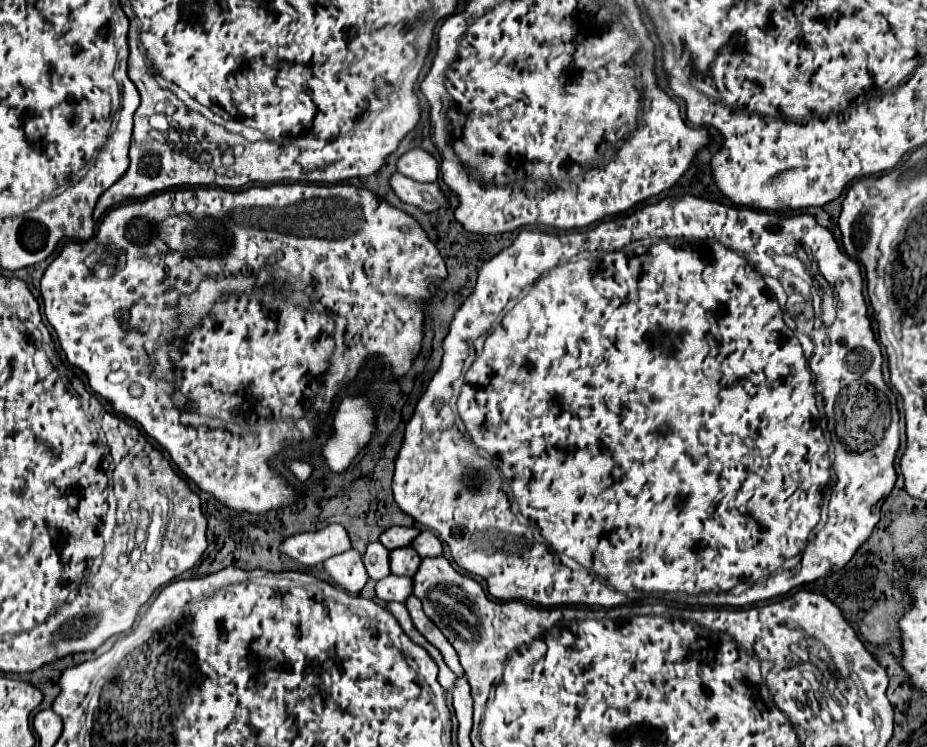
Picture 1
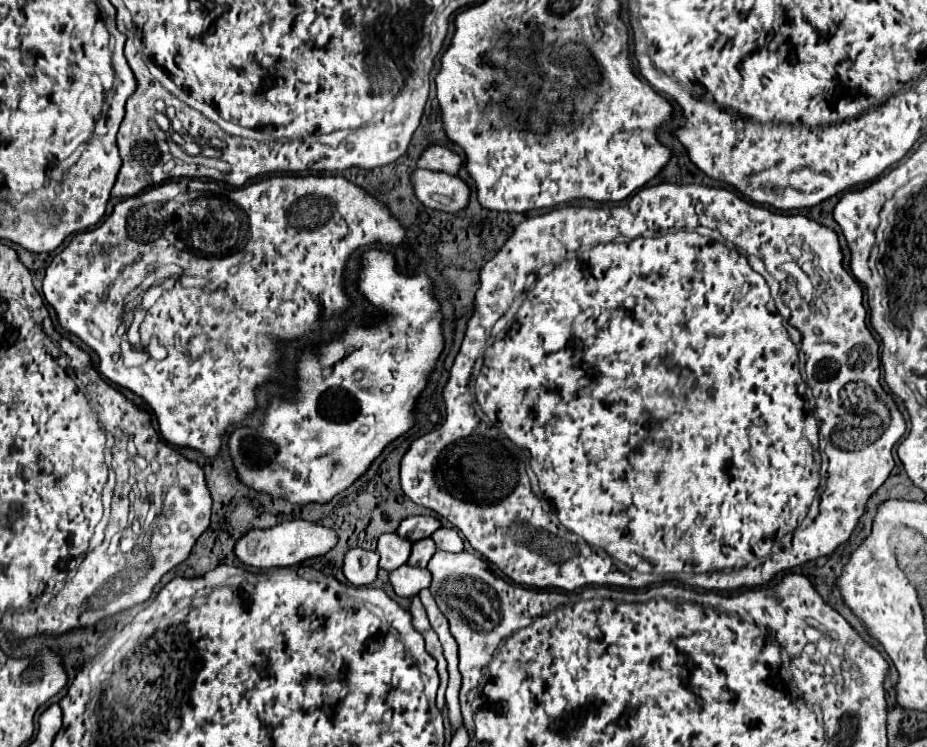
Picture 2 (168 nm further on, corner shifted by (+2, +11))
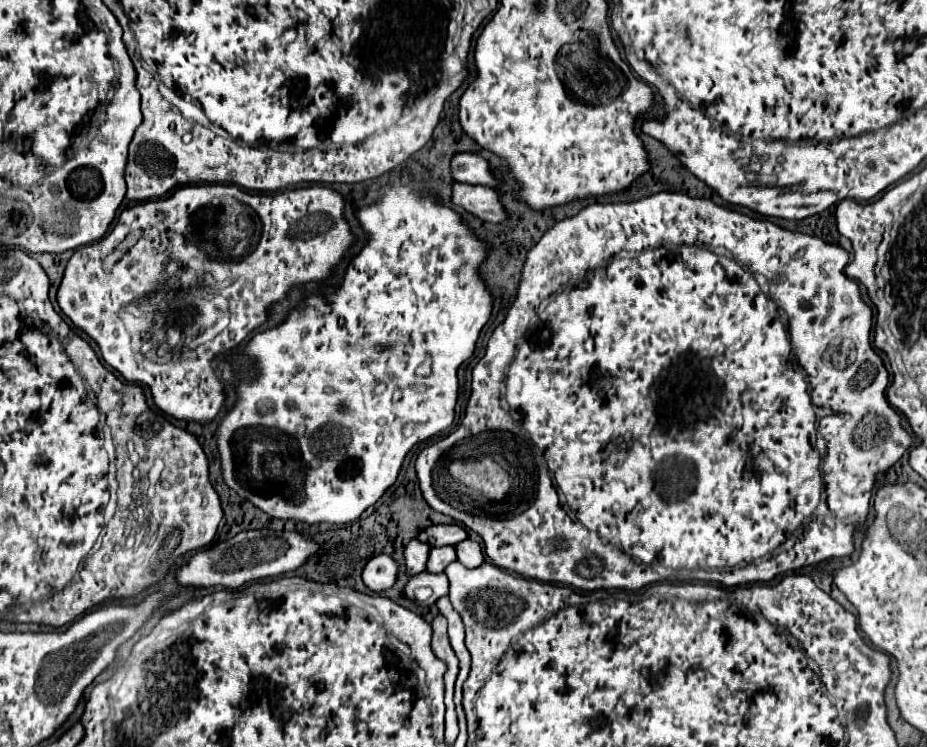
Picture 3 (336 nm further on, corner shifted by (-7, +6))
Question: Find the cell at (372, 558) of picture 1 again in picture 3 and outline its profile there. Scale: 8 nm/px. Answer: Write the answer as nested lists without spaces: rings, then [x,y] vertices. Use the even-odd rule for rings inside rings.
[[[412,540],[406,544],[404,560],[406,560],[406,574],[408,576],[414,576],[414,574],[420,574],[426,570],[428,552],[430,552],[430,546],[426,546],[420,540]]]

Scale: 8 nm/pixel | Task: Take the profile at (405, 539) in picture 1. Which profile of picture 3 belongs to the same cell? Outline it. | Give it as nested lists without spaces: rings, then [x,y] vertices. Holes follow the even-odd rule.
[[[458,524],[430,526],[430,528],[422,530],[418,536],[418,540],[426,542],[430,546],[456,546],[458,542],[462,542],[466,538],[468,538],[468,532]]]

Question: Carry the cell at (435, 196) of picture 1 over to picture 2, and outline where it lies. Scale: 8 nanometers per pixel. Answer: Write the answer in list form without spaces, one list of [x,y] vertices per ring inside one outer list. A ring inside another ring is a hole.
[[[415,169],[411,173],[411,185],[417,199],[429,209],[455,213],[465,209],[469,203],[467,183],[449,173]]]

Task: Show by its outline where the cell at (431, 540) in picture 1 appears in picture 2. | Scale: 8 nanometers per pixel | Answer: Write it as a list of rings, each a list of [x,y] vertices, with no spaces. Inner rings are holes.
[[[441,527],[437,529],[437,533],[431,535],[431,539],[435,541],[437,549],[443,549],[443,551],[463,551],[463,541],[457,533],[457,529],[447,529],[447,527]]]

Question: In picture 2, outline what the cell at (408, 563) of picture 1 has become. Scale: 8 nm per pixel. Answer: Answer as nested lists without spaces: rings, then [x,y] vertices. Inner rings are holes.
[[[431,539],[415,541],[407,565],[411,565],[411,567],[427,567],[427,563],[429,563],[429,559],[433,557],[435,549],[437,549],[437,547],[435,547],[435,543],[433,543]]]

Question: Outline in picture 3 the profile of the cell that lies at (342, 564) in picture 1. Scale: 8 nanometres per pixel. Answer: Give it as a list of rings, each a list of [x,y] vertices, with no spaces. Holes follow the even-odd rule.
[[[388,554],[374,556],[362,572],[362,580],[372,592],[384,592],[392,588],[396,578],[398,578],[398,566]]]

